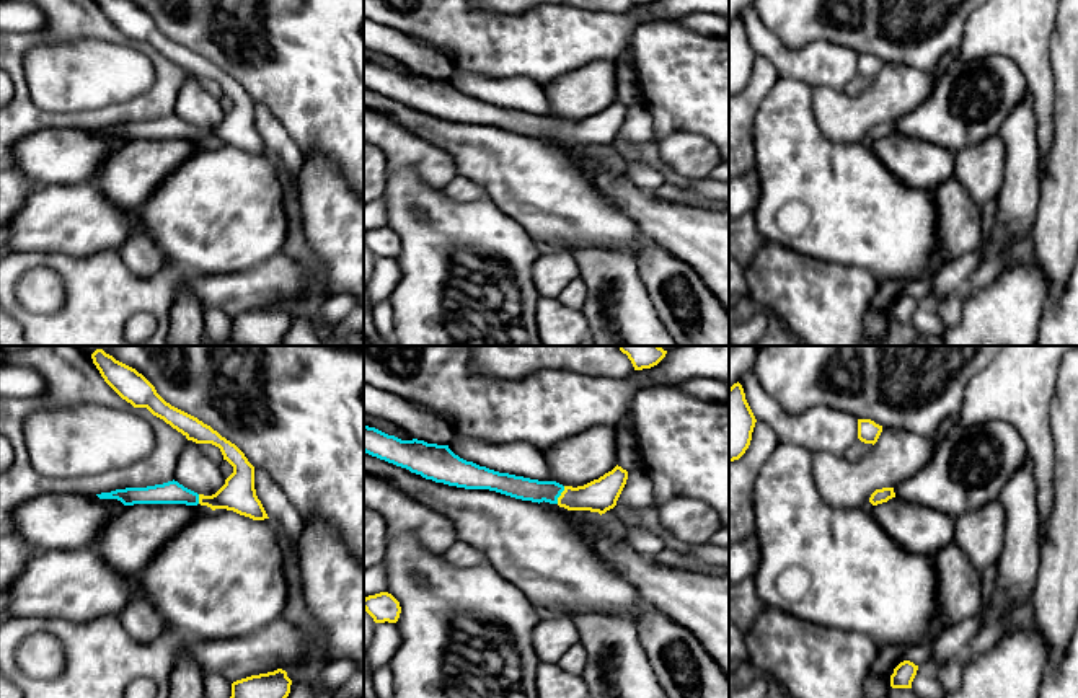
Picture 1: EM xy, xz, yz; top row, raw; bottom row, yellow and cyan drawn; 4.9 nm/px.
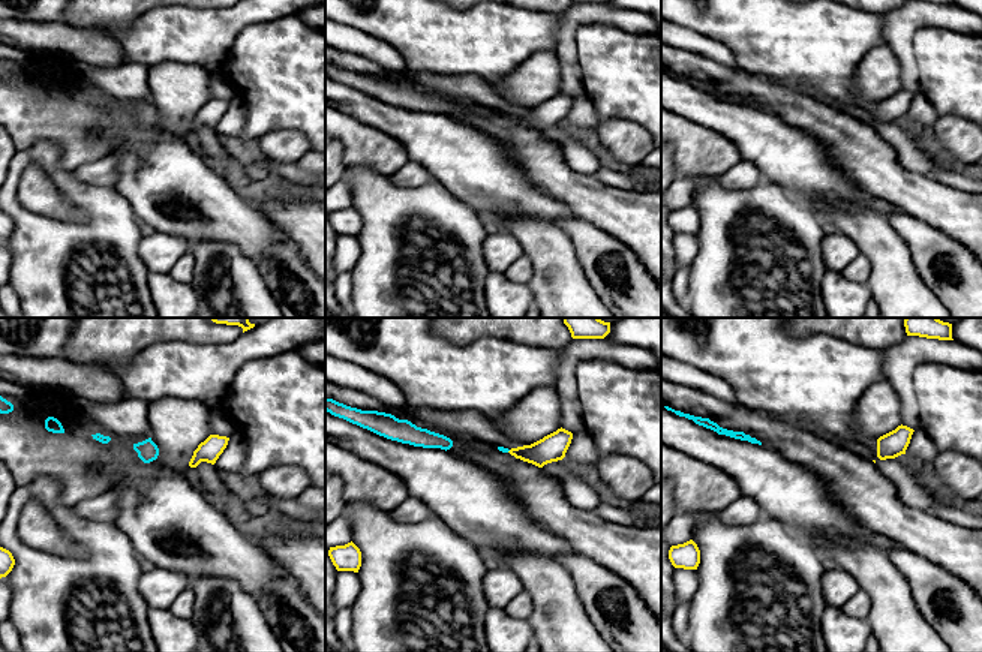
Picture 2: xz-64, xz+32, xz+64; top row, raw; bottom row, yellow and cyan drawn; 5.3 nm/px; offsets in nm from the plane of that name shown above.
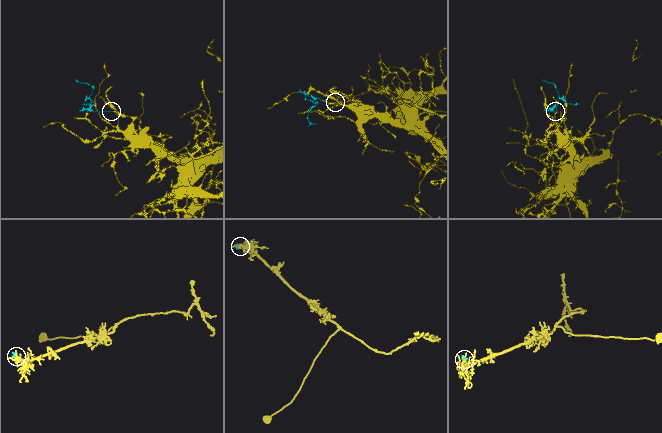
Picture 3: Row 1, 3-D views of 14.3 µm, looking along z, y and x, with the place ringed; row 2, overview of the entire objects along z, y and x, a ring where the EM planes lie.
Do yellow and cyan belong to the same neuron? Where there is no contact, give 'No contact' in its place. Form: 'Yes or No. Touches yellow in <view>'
Yes. Touches yellow in xz

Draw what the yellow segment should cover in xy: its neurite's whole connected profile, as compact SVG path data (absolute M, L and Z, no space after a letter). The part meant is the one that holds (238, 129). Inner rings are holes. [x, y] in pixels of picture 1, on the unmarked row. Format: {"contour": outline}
{"contour": "M96 0L104 16L134 42L147 42L153 51L163 54L188 75L212 78L220 83L223 95L233 101L225 119L212 130L197 129L178 116L147 122L126 122L96 129L99 134L117 134L124 140L134 139L186 139L207 140L212 145L227 144L253 155L269 153L254 124L254 101L245 88L230 75L197 52L171 41L155 21L129 0Z"}

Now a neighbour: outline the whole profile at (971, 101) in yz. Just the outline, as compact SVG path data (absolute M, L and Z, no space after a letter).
M993 54L975 62L954 59L930 96L913 113L895 121L894 127L895 132L956 155L964 147L979 145L998 135L1011 109L1023 101L1026 90L1027 83L1021 68L1005 55Z

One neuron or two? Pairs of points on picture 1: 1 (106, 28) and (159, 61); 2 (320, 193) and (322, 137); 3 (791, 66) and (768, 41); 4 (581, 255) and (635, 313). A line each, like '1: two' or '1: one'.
1: one
2: two
3: one
4: one

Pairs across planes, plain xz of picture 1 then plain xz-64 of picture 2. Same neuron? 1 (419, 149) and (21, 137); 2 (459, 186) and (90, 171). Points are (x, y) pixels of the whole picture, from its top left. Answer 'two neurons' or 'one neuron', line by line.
1: one neuron
2: one neuron

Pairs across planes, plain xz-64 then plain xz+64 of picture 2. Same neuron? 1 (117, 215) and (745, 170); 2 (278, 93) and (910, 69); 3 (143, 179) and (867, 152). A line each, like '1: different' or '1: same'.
1: different
2: different
3: different

